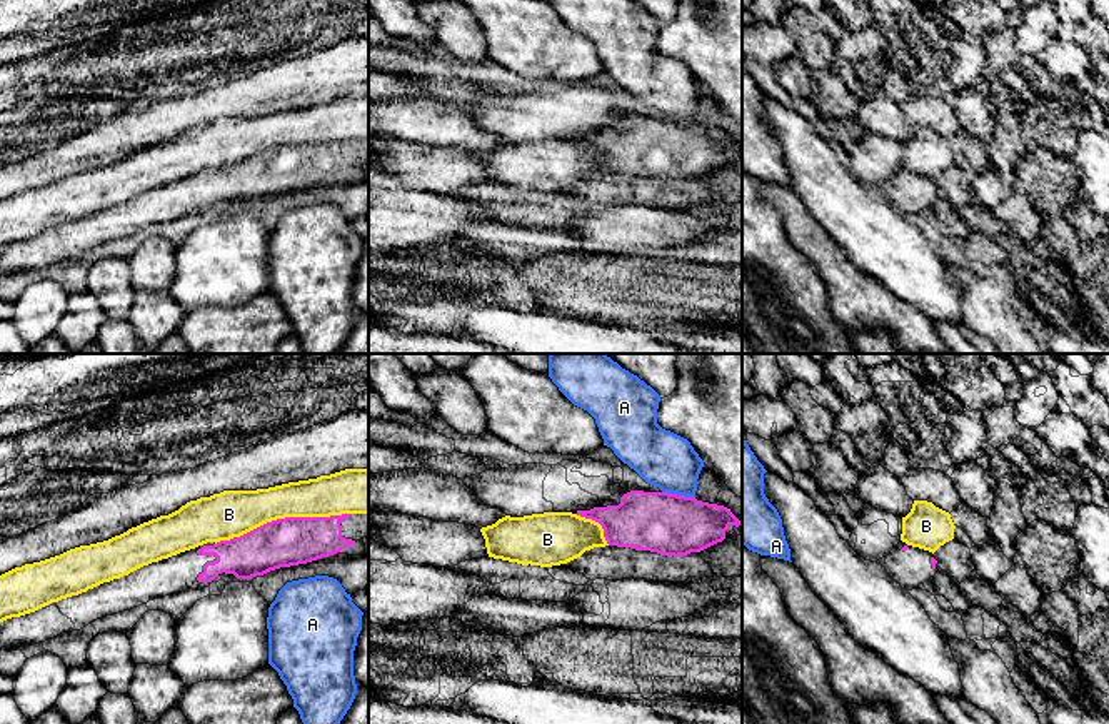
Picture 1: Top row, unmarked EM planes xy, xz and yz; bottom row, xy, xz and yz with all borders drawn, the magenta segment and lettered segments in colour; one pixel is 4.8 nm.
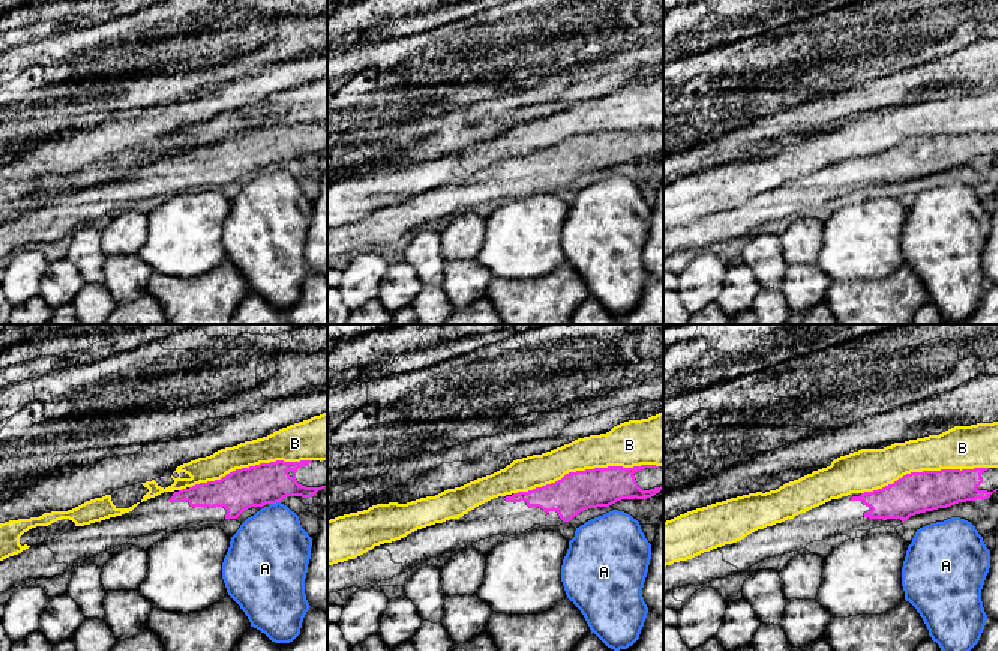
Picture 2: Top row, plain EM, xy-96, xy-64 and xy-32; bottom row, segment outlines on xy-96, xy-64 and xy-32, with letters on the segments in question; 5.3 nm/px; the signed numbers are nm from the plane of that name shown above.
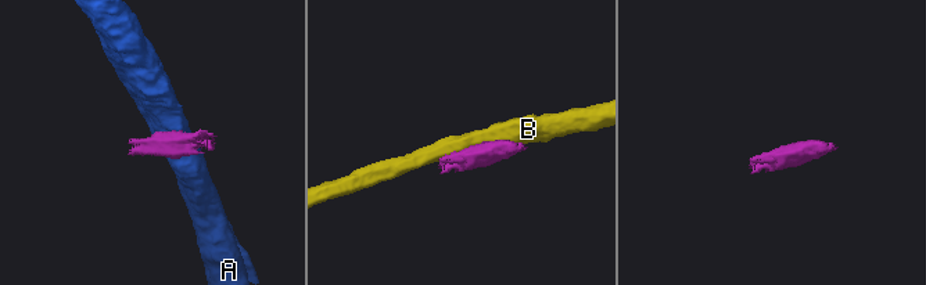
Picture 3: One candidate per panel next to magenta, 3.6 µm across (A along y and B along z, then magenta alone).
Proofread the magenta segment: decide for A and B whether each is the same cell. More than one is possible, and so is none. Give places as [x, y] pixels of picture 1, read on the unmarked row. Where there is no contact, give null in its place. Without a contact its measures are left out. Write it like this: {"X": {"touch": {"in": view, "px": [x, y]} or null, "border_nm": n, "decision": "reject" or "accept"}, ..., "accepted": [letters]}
{"A": {"touch": {"in": "xz", "px": [679, 122]}, "border_nm": 160, "decision": "reject"}, "B": {"touch": {"in": "xy", "px": [282, 145]}, "border_nm": 650, "decision": "reject"}, "accepted": []}

